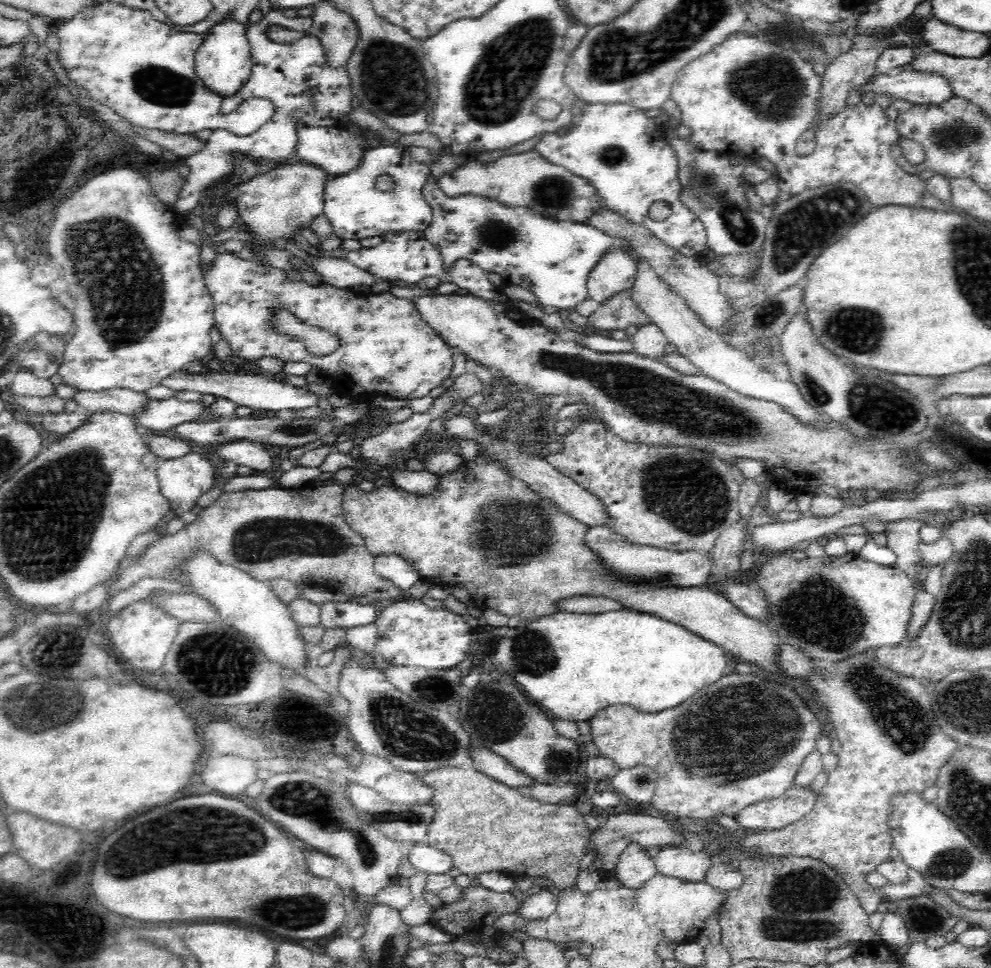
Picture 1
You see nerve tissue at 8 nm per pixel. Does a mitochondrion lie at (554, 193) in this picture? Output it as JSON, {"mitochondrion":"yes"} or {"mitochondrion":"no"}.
{"mitochondrion":"yes"}

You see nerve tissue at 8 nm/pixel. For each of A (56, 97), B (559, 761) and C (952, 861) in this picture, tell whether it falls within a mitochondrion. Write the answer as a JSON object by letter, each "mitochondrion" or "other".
{"A":"other","B":"mitochondrion","C":"mitochondrion"}

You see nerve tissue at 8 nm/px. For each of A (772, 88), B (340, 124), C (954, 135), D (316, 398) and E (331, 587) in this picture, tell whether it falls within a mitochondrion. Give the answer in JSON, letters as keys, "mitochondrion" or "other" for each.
{"A":"mitochondrion","B":"other","C":"mitochondrion","D":"other","E":"other"}

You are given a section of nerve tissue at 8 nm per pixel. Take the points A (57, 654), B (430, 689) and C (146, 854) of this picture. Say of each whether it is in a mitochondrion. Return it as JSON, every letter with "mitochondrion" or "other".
{"A":"mitochondrion","B":"mitochondrion","C":"mitochondrion"}

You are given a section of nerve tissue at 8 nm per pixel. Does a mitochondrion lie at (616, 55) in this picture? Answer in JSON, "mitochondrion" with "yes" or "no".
{"mitochondrion":"yes"}

